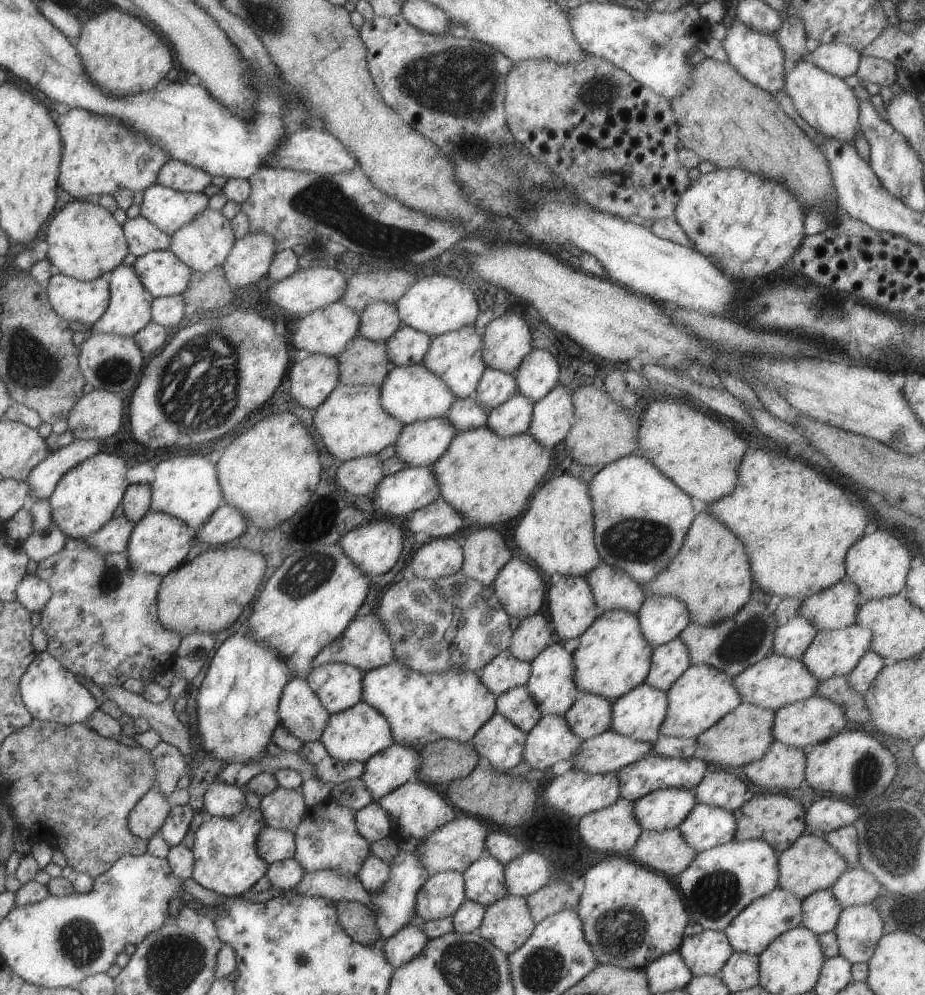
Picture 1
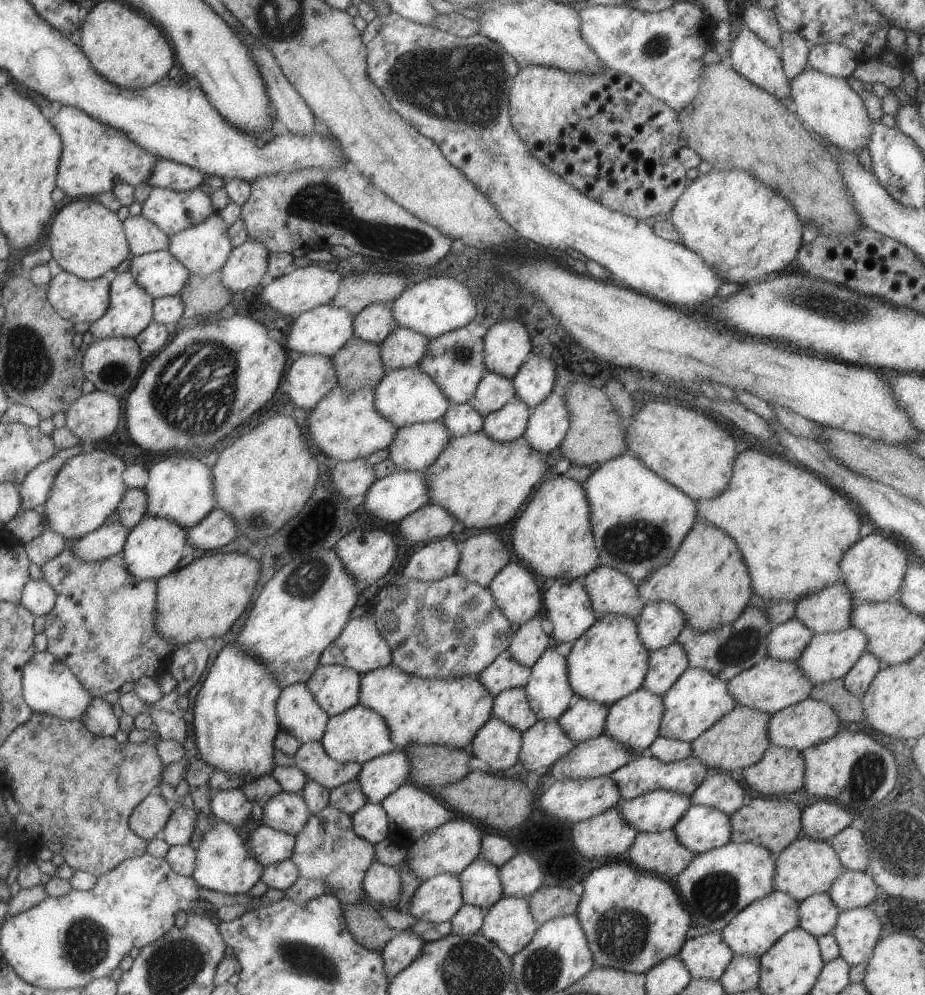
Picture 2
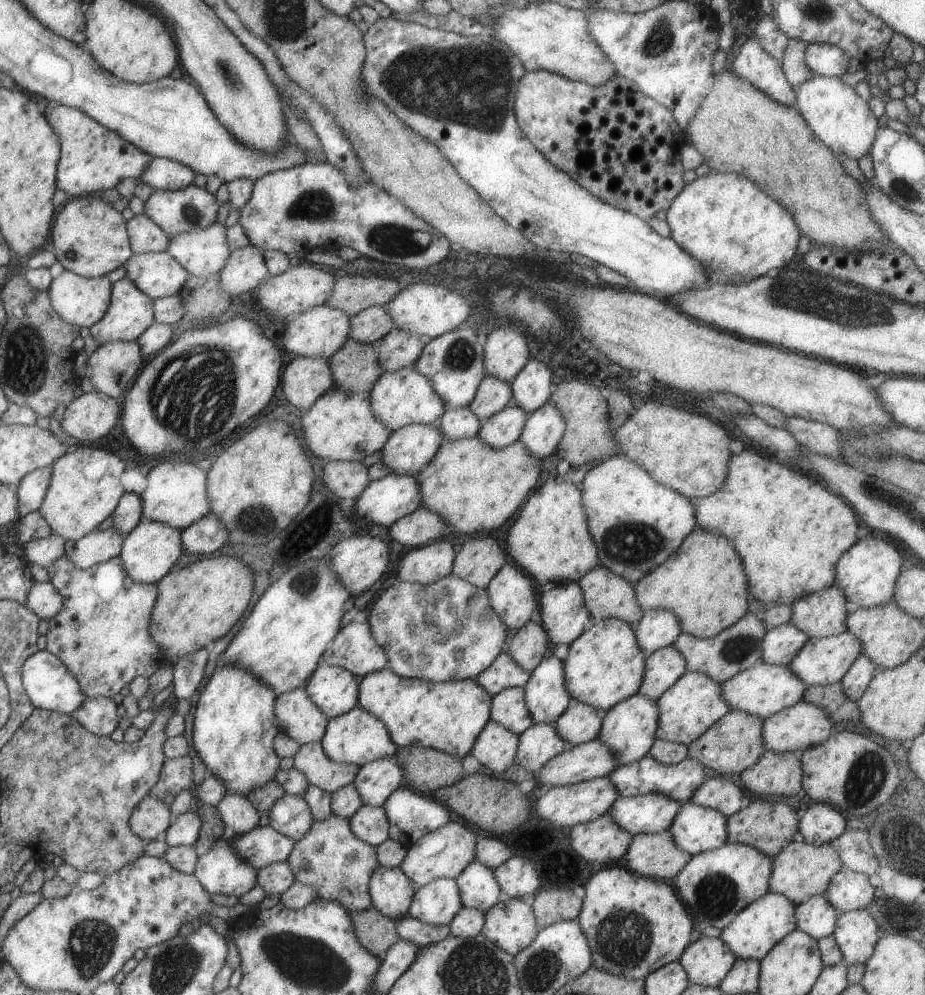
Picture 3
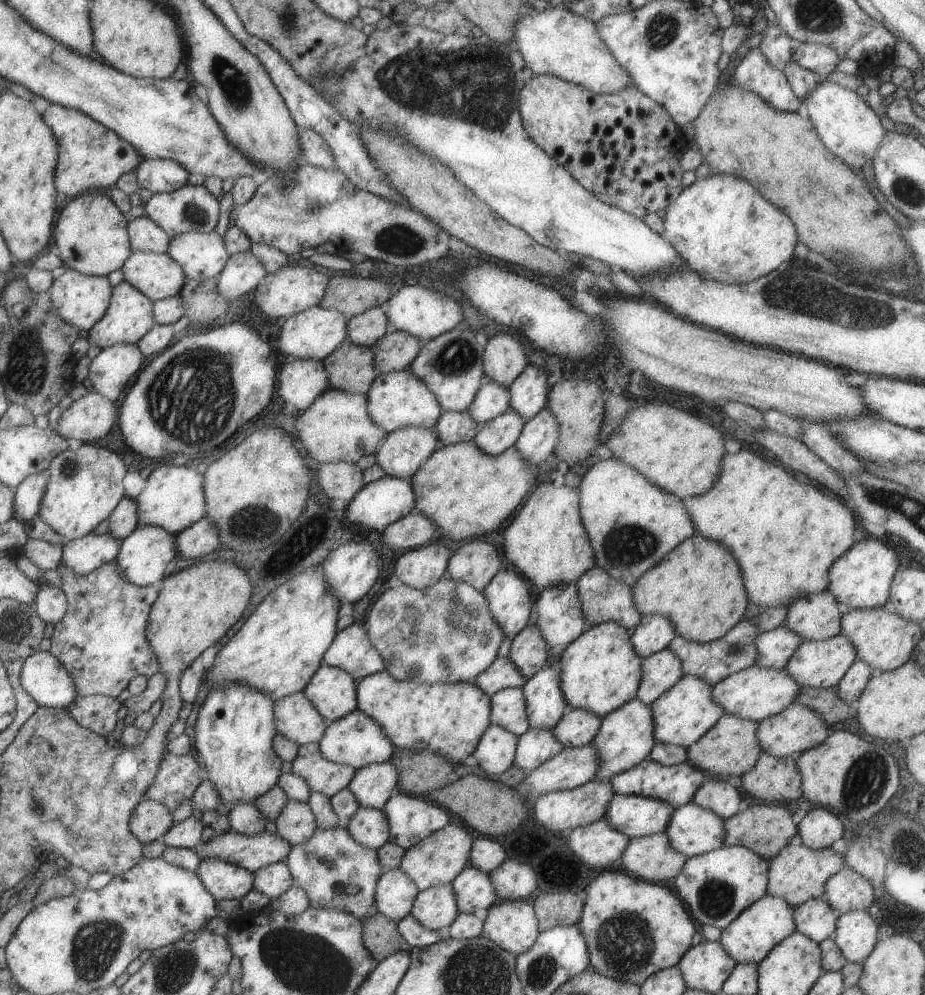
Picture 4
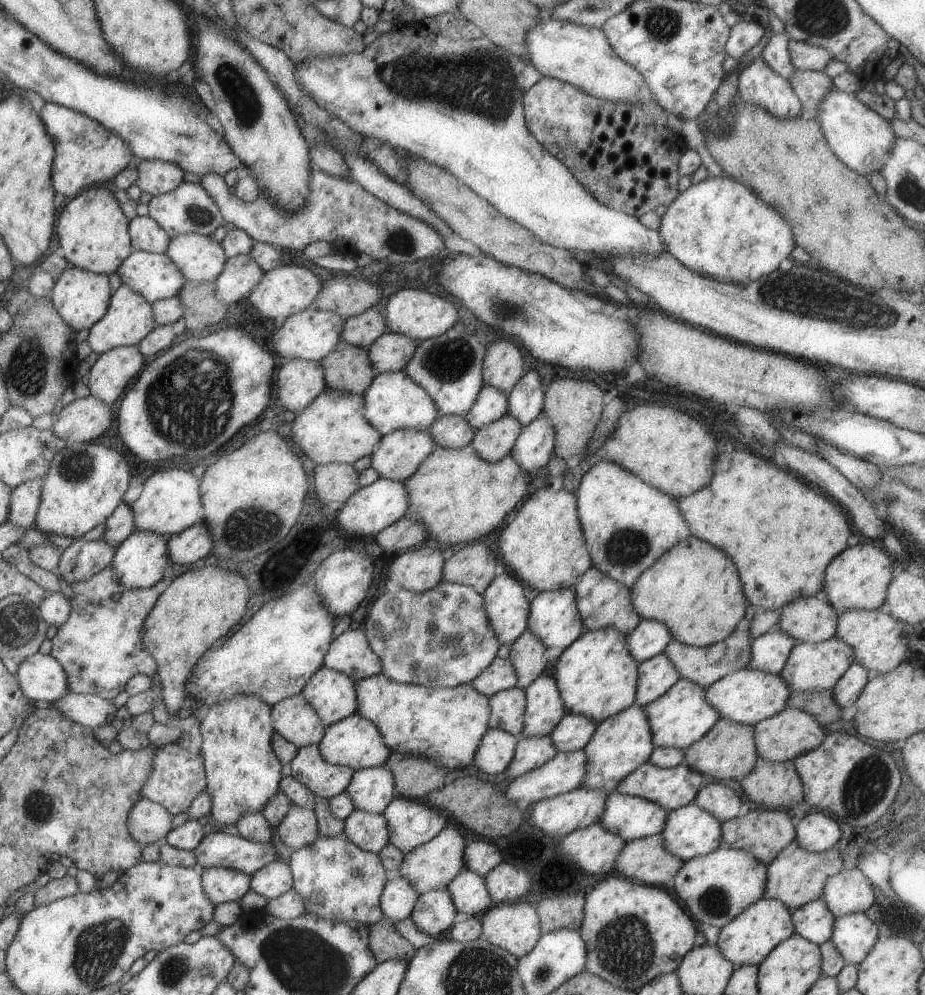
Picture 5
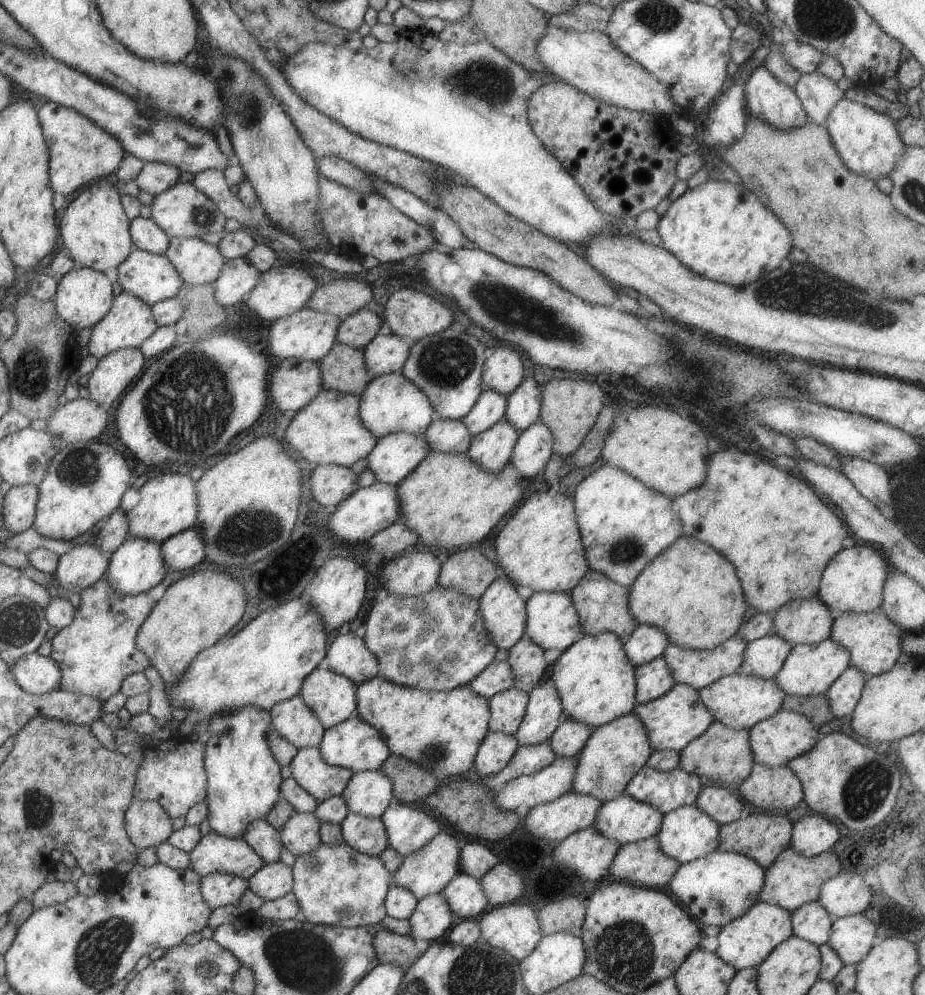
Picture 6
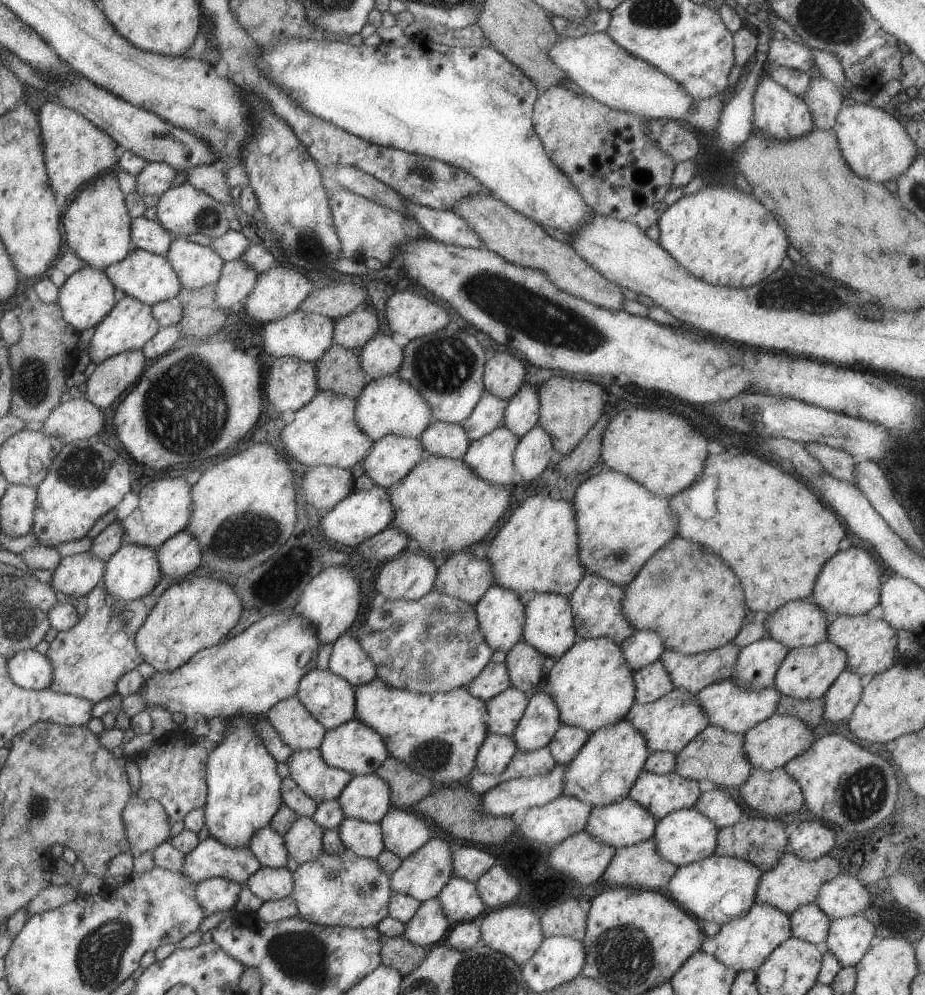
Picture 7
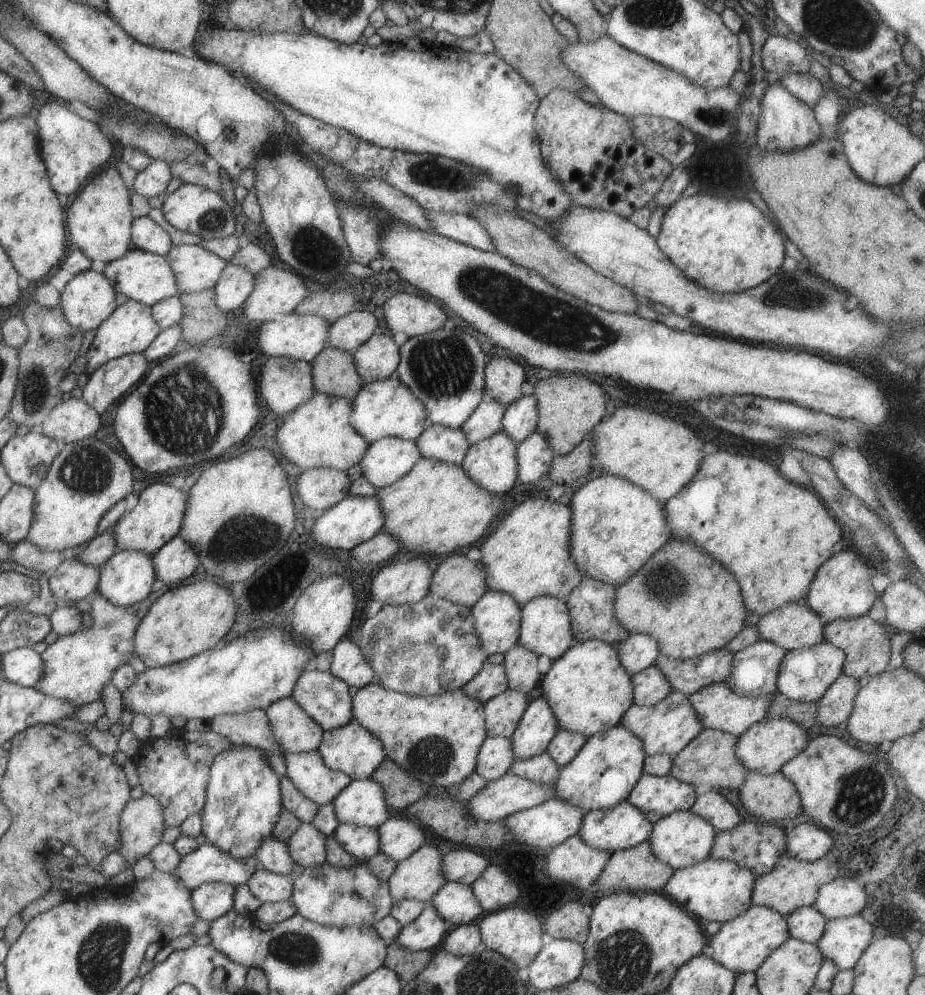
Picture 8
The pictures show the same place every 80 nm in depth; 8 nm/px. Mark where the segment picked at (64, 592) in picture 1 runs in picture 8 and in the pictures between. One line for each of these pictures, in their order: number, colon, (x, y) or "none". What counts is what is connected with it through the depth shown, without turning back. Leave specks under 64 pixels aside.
2: (101, 627)
3: (100, 633)
4: (100, 640)
5: (99, 647)
6: (96, 651)
7: (86, 660)
8: (76, 666)

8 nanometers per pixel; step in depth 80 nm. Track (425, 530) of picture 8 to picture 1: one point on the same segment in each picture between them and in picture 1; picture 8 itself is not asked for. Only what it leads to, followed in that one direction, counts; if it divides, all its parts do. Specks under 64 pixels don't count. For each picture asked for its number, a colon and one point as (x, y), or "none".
1: (487, 478)
2: (482, 483)
3: (472, 487)
4: (464, 492)
5: (459, 498)
6: (447, 500)
7: (440, 504)

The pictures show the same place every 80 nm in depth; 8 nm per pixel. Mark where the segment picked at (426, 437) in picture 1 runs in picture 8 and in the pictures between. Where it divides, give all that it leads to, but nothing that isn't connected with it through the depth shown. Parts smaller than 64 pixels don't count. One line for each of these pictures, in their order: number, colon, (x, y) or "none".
2: (414, 447)
3: (408, 449)
4: (401, 453)
5: (398, 454)
6: (395, 455)
7: (391, 457)
8: (385, 460)

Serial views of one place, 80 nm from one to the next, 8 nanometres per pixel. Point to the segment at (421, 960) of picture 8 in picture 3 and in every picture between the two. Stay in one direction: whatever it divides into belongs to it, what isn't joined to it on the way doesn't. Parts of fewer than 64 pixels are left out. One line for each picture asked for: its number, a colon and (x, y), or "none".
3: (375, 932)
4: (380, 937)
5: (384, 942)
6: (400, 950)
7: (403, 956)

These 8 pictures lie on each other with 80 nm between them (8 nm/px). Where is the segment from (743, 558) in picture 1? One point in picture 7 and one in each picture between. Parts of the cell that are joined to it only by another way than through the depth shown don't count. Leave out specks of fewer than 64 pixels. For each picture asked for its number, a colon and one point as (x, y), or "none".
2: (707, 580)
3: (702, 583)
4: (698, 587)
5: (693, 588)
6: (699, 611)
7: (685, 594)

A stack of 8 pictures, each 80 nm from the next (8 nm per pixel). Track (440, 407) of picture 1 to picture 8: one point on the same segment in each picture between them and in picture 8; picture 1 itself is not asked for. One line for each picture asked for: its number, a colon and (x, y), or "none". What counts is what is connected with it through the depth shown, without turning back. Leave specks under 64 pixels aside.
2: (404, 396)
3: (403, 397)
4: (397, 399)
5: (393, 401)
6: (390, 403)
7: (389, 405)
8: (383, 408)

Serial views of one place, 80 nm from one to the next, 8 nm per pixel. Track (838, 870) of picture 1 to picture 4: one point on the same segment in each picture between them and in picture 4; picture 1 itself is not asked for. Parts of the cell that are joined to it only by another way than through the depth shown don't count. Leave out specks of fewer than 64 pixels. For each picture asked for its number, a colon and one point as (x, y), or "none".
2: (805, 867)
3: (799, 870)
4: (797, 873)

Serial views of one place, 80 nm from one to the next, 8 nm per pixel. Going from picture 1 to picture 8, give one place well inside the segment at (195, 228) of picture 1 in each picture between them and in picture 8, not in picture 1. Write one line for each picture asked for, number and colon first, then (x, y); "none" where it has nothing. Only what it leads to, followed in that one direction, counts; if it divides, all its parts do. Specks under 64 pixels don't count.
2: (203, 248)
3: (204, 252)
4: (201, 256)
5: (199, 259)
6: (197, 263)
7: (196, 266)
8: (195, 269)

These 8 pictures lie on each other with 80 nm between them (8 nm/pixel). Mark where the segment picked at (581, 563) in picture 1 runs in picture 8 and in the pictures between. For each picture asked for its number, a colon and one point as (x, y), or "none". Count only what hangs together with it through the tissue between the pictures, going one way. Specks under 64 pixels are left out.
2: (553, 536)
3: (550, 540)
4: (546, 541)
5: (544, 546)
6: (540, 547)
7: (536, 549)
8: (526, 556)

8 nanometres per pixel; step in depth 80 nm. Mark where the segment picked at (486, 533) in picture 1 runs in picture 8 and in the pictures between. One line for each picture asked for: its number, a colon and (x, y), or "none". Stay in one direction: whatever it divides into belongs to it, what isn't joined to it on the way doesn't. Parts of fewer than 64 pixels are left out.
2: (481, 556)
3: (477, 560)
4: (476, 562)
5: (473, 564)
6: (467, 570)
7: (461, 576)
8: (457, 579)

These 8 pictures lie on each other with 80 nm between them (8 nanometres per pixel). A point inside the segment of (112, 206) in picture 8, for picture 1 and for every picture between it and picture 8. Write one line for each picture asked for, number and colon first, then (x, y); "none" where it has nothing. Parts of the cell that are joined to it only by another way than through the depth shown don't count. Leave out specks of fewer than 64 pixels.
1: (84, 240)
2: (86, 239)
3: (89, 238)
4: (91, 235)
5: (93, 234)
6: (94, 229)
7: (96, 223)

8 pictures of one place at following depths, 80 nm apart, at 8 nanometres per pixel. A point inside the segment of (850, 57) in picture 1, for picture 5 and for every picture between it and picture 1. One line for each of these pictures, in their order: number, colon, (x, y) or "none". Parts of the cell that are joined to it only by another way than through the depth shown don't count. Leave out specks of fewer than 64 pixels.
2: (832, 59)
3: (827, 60)
4: (822, 60)
5: (802, 56)

